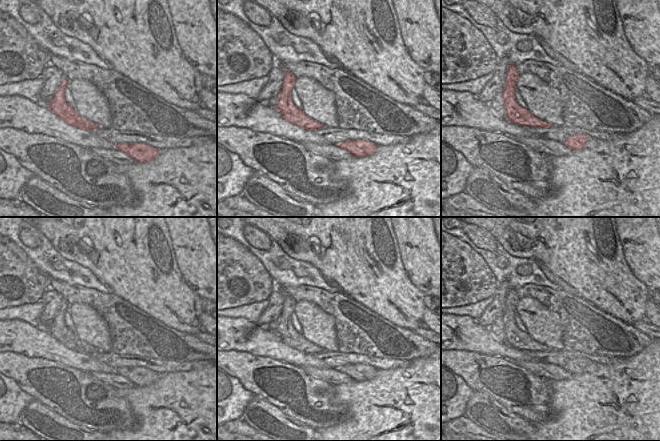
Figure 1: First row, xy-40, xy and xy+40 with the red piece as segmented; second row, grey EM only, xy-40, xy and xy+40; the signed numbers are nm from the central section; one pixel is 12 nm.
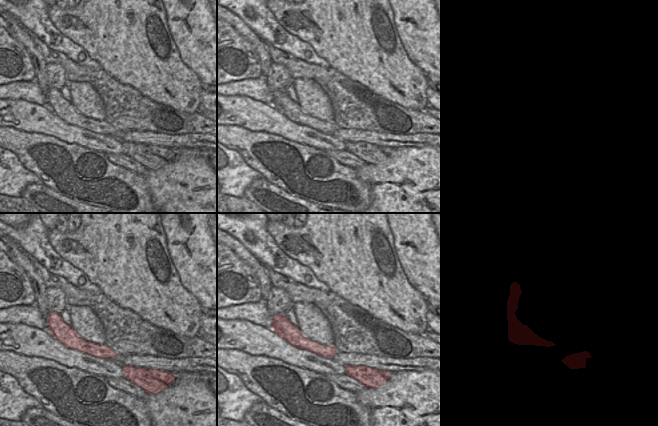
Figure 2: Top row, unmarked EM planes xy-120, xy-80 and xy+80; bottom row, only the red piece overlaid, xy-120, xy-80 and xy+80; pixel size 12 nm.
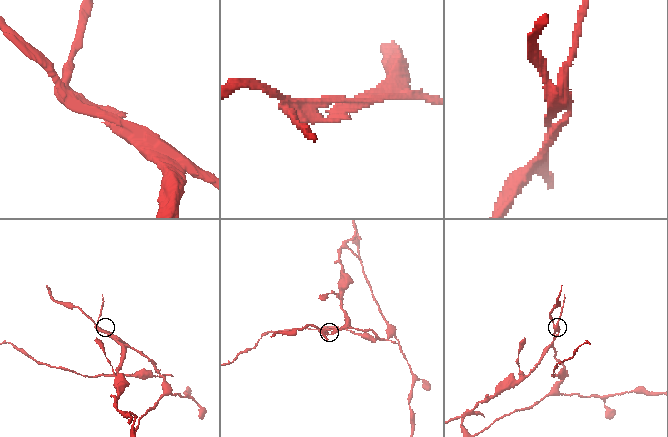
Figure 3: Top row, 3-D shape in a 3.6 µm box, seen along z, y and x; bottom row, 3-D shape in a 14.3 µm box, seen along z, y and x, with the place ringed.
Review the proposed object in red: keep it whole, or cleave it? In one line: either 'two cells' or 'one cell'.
two cells

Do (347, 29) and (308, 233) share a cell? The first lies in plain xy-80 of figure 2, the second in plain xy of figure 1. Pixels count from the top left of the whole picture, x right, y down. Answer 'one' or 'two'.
one

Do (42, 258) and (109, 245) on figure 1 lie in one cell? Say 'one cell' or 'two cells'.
two cells

